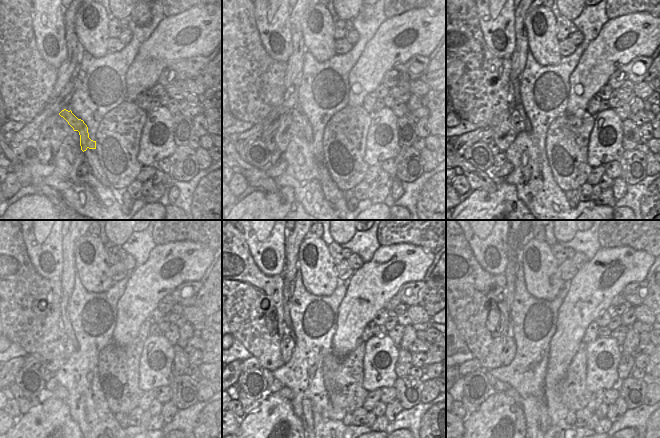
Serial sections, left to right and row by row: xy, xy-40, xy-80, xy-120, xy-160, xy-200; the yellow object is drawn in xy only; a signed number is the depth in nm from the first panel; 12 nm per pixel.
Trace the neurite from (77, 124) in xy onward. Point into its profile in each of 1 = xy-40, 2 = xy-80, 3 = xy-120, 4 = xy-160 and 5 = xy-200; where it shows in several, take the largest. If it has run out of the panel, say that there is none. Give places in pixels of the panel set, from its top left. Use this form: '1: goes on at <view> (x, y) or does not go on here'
1: goes on at xy-40 (301, 122)
2: goes on at xy-80 (519, 125)
3: goes on at xy-120 (67, 343)
4: goes on at xy-160 (287, 345)
5: goes on at xy-200 (509, 350)

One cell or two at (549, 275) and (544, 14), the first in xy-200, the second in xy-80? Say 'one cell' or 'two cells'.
one cell

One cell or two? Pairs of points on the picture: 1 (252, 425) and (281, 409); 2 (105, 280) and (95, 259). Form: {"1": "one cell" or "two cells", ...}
{"1": "one cell", "2": "one cell"}

